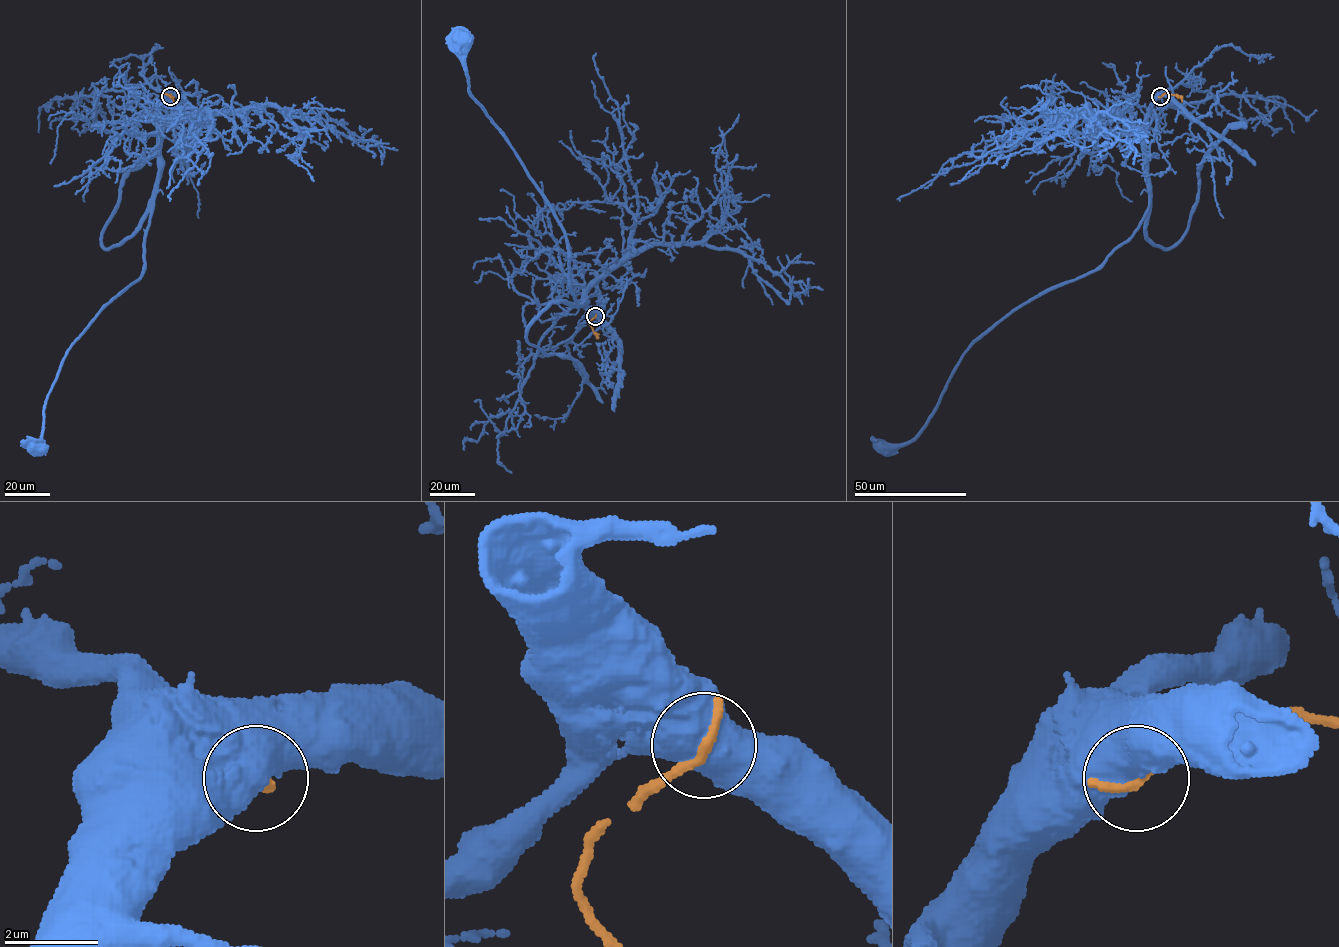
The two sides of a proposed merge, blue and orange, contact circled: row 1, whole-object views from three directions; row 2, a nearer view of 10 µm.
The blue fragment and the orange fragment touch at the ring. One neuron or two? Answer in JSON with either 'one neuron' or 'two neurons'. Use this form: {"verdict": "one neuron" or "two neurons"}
{"verdict": "two neurons"}

